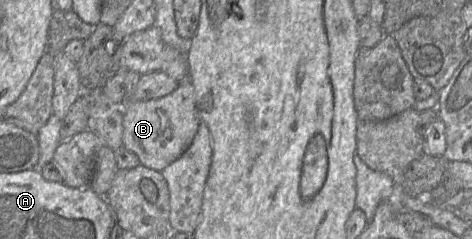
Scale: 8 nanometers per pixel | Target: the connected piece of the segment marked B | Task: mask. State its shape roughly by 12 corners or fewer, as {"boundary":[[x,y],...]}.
{"boundary":[[189,80],[126,101],[123,147],[162,171],[201,122]]}

